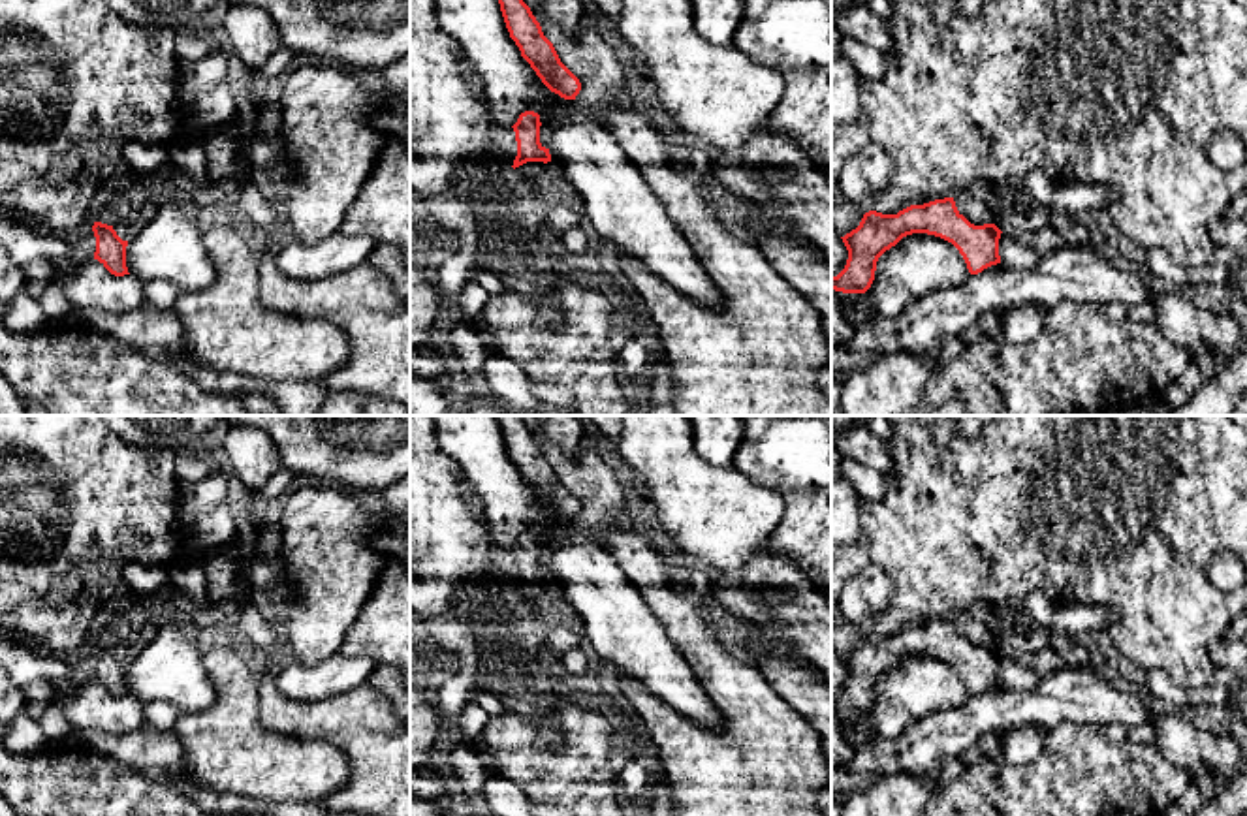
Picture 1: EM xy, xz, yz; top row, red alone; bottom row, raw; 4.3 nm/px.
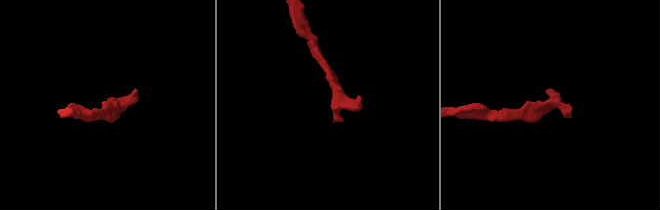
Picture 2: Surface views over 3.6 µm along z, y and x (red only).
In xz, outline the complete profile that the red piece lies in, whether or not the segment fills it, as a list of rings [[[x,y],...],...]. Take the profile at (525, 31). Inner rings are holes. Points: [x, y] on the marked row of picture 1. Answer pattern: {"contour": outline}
{"contour": [[[498,0],[510,38],[542,83],[564,100],[576,100],[579,79],[560,62],[553,43],[523,0]]]}

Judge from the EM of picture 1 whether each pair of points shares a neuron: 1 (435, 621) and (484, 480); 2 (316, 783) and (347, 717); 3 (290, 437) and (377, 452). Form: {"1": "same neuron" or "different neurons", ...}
{"1": "different neurons", "2": "different neurons", "3": "same neuron"}

